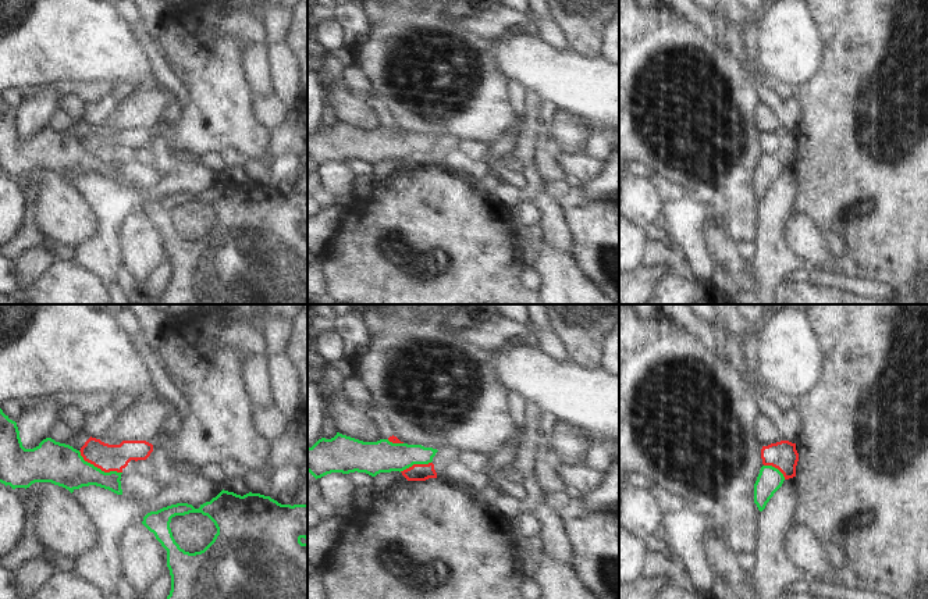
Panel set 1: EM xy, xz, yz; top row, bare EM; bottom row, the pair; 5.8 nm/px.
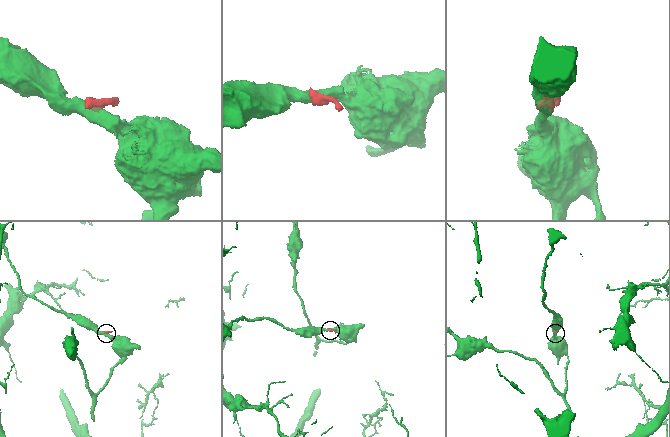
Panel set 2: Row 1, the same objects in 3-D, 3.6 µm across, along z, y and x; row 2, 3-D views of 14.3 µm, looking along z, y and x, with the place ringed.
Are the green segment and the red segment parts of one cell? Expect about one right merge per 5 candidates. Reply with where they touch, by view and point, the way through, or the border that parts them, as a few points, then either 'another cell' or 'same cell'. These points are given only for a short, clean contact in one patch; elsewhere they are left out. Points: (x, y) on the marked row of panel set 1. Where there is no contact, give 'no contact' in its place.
xy (99, 469) | along xy (78, 450), (85, 460), (102, 470), (121, 473) | another cell

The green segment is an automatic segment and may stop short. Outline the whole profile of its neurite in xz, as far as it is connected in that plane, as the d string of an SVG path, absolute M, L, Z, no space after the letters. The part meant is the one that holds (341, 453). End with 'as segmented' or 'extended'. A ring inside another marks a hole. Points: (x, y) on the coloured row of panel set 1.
M337 432L331 439L321 438L307 448L307 471L317 479L331 473L366 473L376 477L380 473L403 471L413 464L429 464L438 450L422 445L392 443L388 439L363 442Z | as segmented

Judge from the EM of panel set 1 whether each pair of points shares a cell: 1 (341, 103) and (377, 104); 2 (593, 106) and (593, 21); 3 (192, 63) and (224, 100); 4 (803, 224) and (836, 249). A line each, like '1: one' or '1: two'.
1: two
2: two
3: one
4: two

